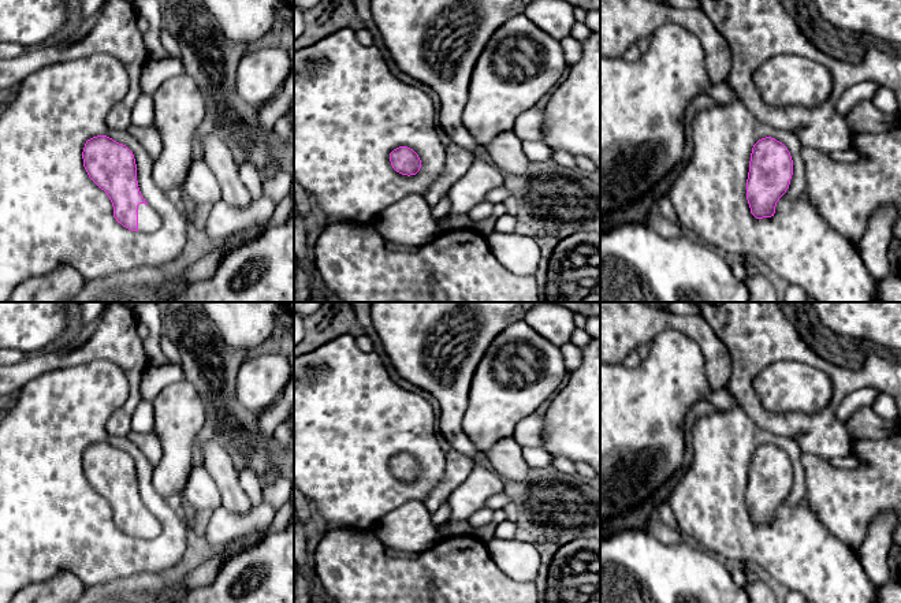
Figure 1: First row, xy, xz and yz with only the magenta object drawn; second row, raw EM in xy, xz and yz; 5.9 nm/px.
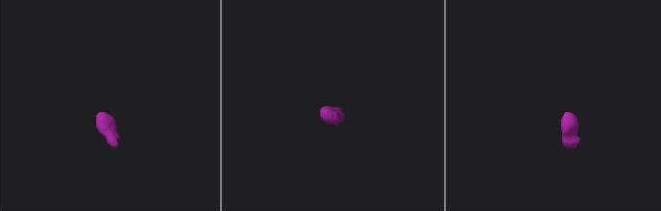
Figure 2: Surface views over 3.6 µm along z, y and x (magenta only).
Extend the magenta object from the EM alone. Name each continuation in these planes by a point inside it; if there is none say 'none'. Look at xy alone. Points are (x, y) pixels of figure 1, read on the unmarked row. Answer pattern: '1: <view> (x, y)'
1: xy (149, 527)

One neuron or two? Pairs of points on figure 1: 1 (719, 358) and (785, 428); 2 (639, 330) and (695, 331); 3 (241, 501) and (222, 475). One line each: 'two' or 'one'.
1: two
2: one
3: one

